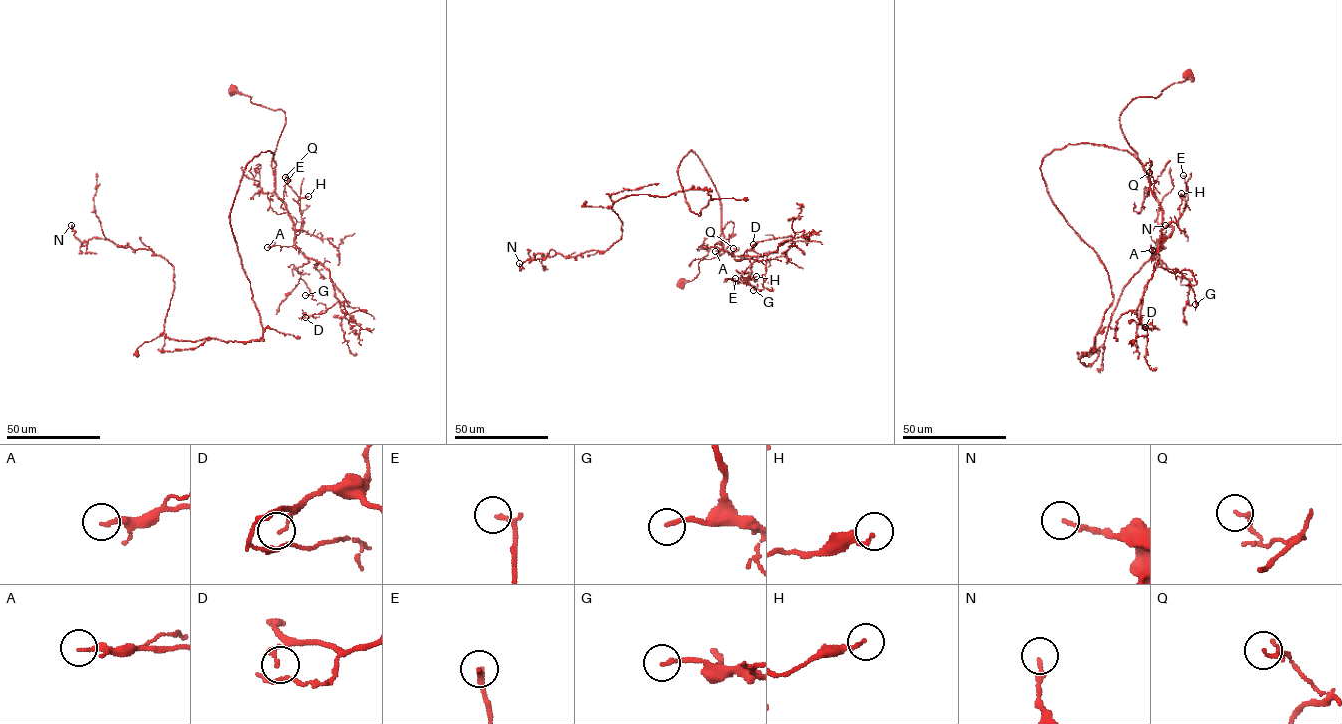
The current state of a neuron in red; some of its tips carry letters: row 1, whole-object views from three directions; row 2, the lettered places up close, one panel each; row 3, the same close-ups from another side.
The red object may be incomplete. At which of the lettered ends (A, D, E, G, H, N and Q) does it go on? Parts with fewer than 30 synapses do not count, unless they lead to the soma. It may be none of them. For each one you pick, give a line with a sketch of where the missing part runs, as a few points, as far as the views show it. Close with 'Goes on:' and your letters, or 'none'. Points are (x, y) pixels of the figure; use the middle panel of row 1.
A: Course of what is missing: (715, 251), (707, 248), (711, 260), (720, 270)
Goes on: A

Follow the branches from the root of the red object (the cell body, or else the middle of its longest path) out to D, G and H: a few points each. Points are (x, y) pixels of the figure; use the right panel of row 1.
D: (1189, 74), (1156, 97), (1134, 99), (1119, 118), (1162, 210), (1158, 264), (1136, 311), (1145, 327)
G: (1189, 74), (1156, 97), (1134, 99), (1122, 112), (1119, 124), (1162, 210), (1158, 262), (1190, 280), (1195, 304)
H: (1189, 74), (1156, 97), (1134, 99), (1119, 118), (1162, 210), (1161, 230), (1178, 221), (1181, 193)

